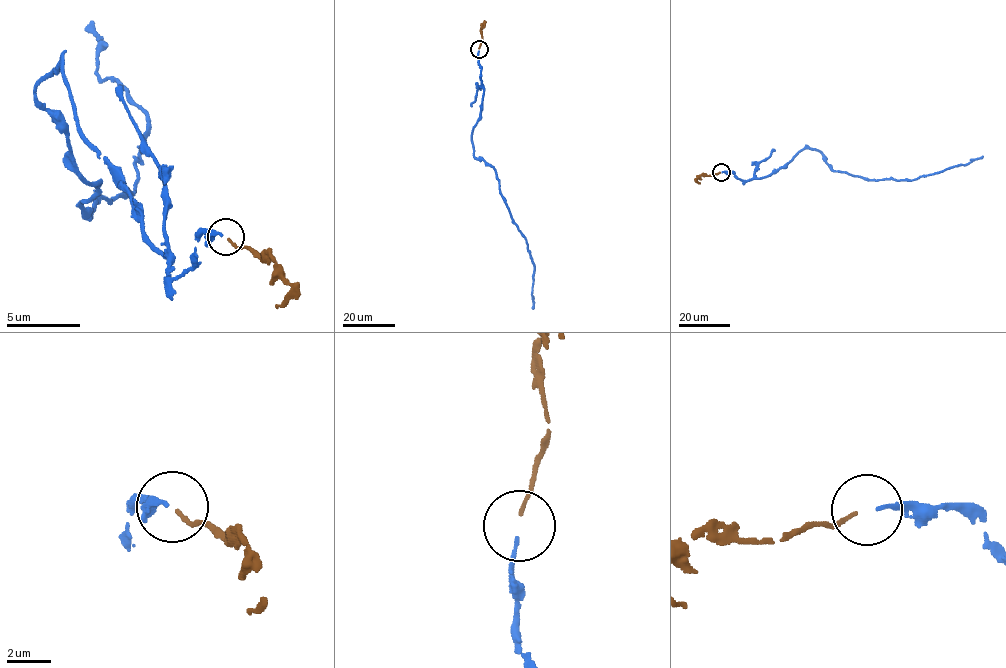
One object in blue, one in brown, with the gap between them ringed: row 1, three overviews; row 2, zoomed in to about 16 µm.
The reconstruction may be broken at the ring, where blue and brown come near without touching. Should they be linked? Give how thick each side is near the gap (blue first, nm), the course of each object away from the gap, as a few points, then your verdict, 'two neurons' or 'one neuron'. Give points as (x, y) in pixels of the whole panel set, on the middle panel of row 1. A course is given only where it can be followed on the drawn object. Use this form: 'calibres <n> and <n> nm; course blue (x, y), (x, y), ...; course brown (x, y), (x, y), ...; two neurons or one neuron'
calibres 170 and 160 nm; course blue (478, 51), (483, 97), (472, 132), (474, 157), (495, 170), (499, 191), (526, 239), (534, 268), (533, 309); course brown (479, 48), (484, 27); two neurons

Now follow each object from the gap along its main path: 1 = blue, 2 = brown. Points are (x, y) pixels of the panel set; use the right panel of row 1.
1: (722, 172), (743, 180), (765, 177), (812, 148), (834, 171), (867, 179), (911, 180), (983, 156)
2: (719, 172), (700, 175), (696, 180), (700, 183)

